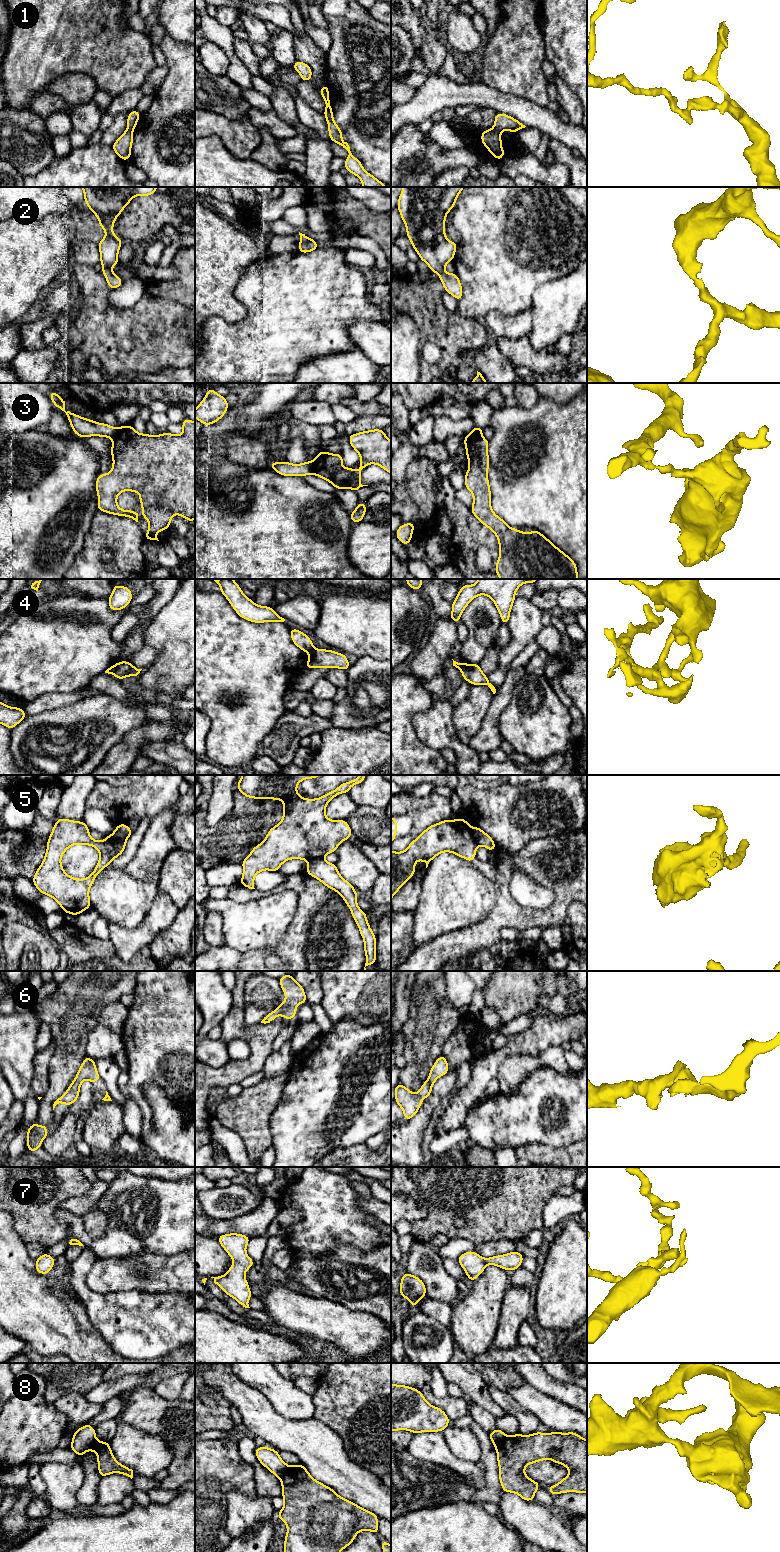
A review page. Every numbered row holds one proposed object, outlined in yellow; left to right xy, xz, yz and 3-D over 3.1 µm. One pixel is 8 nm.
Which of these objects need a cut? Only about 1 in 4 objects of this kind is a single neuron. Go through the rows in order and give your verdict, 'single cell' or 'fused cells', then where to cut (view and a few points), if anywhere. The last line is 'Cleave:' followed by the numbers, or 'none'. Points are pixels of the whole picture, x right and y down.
1: fused cells; cut in yz along (493, 128), (499, 133)
2: single cell; no cut
3: fused cells; cut in xz along (311, 461), (312, 472)
4: fused cells; cut in xy along (116, 664), (113, 673)
5: fused cells; cut in yz along (471, 829), (474, 840), (478, 844)
6: single cell; no cut
7: single cell; no cut
8: fused cells; cut in xz along (289, 1466), (279, 1478)
Cleave: 1, 3, 4, 5, 8

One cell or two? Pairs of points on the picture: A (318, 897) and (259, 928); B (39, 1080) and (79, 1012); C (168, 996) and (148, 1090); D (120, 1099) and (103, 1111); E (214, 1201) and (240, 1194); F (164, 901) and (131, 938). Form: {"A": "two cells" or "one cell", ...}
{"A": "two cells", "B": "two cells", "C": "two cells", "D": "two cells", "E": "one cell", "F": "one cell"}

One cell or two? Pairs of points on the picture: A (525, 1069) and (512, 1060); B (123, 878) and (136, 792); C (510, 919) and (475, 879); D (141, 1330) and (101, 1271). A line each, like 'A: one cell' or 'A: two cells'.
A: one cell
B: two cells
C: two cells
D: two cells

